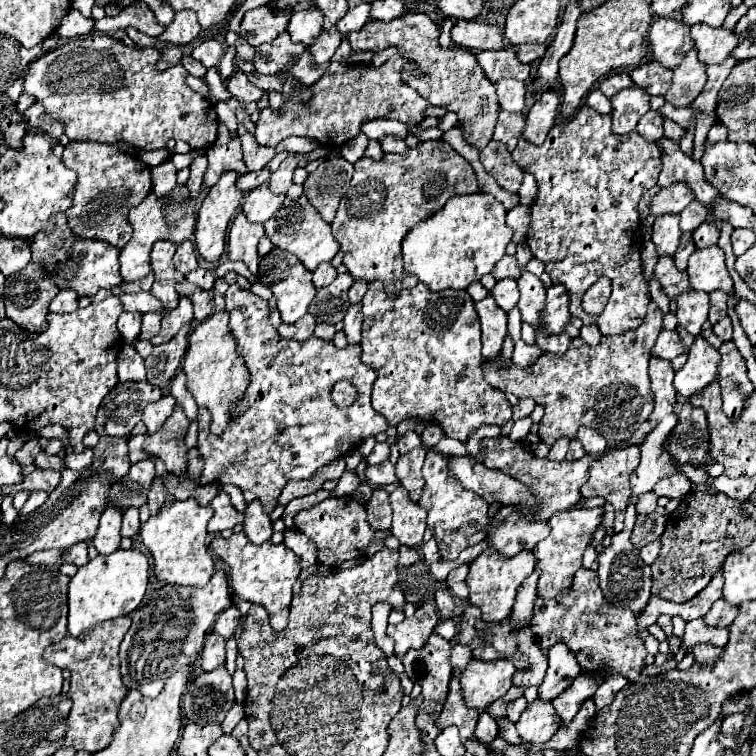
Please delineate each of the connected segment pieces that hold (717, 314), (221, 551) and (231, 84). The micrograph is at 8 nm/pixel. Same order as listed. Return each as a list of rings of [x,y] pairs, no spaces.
[[[713,291],[711,293],[711,311],[709,311],[709,323],[713,325],[721,317],[727,315],[727,293]]]
[[[243,531],[233,533],[229,539],[215,537],[211,543],[211,549],[229,567],[229,579],[231,579],[235,593],[241,599],[263,605],[269,613],[271,627],[275,631],[281,631],[289,619],[289,603],[293,597],[291,589],[293,589],[293,583],[297,581],[297,577],[301,573],[301,557],[297,557],[283,543],[275,545],[275,543],[267,541],[263,545],[253,545]]]
[[[237,71],[237,73],[227,81],[227,89],[229,89],[229,93],[231,93],[235,99],[239,99],[239,101],[255,101],[255,103],[257,103],[257,101],[263,97],[263,91],[257,89],[255,85],[251,85],[249,79],[247,79],[241,71]]]

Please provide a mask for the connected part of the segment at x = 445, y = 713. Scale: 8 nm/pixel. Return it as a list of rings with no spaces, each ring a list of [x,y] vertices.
[[[453,677],[453,679],[451,679],[451,685],[449,685],[447,703],[445,703],[439,719],[435,721],[435,725],[437,725],[439,729],[445,729],[445,727],[449,727],[449,725],[455,725],[455,727],[459,727],[461,739],[467,741],[467,739],[473,737],[477,719],[479,719],[479,711],[471,711],[469,707],[465,707],[463,697],[461,697],[459,681],[457,681],[457,677]]]

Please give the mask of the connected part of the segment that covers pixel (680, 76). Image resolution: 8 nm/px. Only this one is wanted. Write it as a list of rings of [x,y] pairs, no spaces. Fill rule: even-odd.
[[[691,49],[673,73],[673,85],[665,101],[675,107],[689,107],[707,83],[707,65],[697,59],[697,49]]]

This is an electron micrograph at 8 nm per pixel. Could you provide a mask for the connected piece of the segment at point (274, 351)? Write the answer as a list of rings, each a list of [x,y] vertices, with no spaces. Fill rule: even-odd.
[[[229,285],[225,293],[225,303],[225,309],[231,317],[231,333],[237,337],[243,361],[251,371],[251,385],[247,387],[243,399],[231,411],[231,419],[235,421],[231,421],[221,435],[199,435],[197,447],[205,459],[205,469],[201,473],[199,483],[231,483],[243,491],[245,503],[259,499],[263,503],[263,511],[269,515],[277,507],[279,495],[291,479],[309,479],[319,467],[329,465],[331,461],[343,455],[339,447],[357,447],[369,435],[385,433],[389,425],[371,407],[371,389],[377,373],[361,361],[359,345],[347,345],[345,349],[337,349],[333,341],[323,341],[319,337],[311,337],[305,343],[283,339],[269,321],[267,301],[253,295],[251,291],[243,291],[237,285]],[[339,379],[351,381],[359,391],[359,399],[349,409],[339,409],[331,401],[331,389]]]

